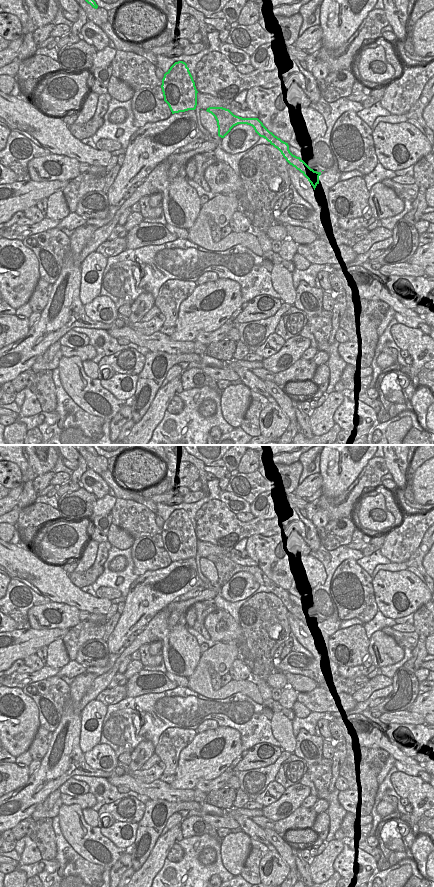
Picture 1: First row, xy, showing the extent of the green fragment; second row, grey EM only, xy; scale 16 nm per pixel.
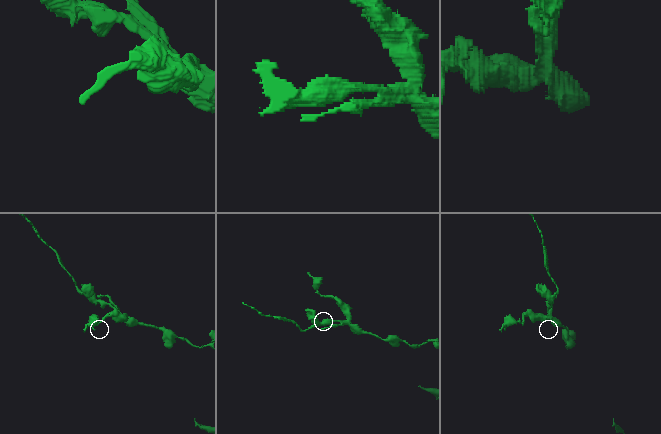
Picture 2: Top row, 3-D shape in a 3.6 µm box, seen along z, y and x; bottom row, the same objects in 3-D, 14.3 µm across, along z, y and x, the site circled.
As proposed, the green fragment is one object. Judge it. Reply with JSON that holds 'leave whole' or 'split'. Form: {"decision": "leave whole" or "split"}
{"decision": "split"}

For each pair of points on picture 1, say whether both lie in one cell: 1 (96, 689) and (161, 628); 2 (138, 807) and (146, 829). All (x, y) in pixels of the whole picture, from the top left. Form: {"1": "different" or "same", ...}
{"1": "same", "2": "different"}

